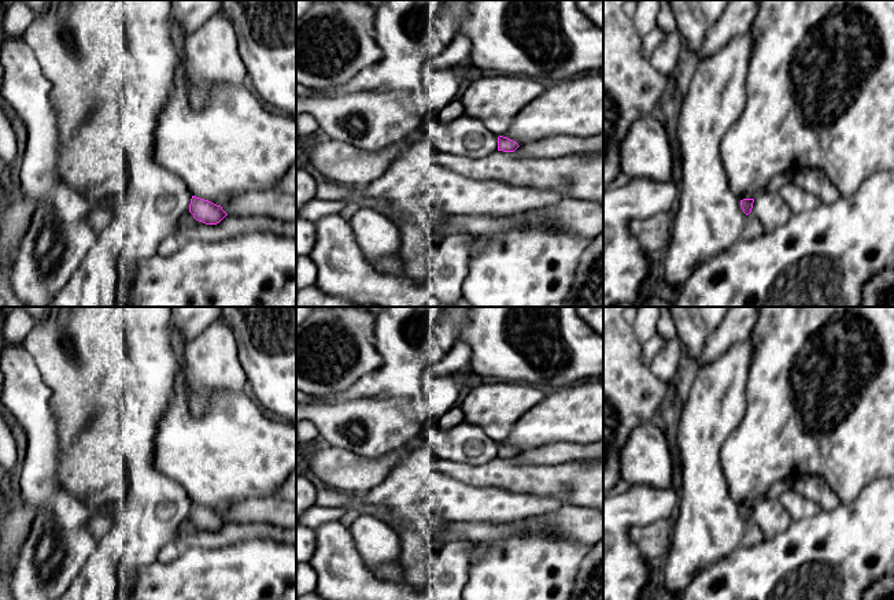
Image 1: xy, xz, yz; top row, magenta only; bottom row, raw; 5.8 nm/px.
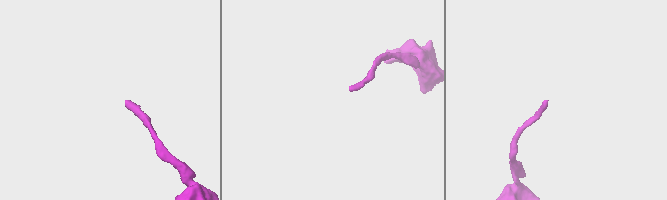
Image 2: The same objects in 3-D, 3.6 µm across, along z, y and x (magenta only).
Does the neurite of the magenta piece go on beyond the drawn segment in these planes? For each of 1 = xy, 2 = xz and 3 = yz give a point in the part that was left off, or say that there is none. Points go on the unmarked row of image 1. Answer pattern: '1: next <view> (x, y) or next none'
1: next none
2: next none
3: next none

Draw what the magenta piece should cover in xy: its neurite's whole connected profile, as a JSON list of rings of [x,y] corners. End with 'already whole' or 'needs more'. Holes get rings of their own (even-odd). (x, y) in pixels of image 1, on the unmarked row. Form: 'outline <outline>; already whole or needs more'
outline [[[196,503],[191,505],[189,519],[196,527],[206,532],[217,532],[228,522],[221,512]]]; already whole

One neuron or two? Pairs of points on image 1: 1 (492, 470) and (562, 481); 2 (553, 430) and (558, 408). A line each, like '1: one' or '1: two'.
1: one
2: one

